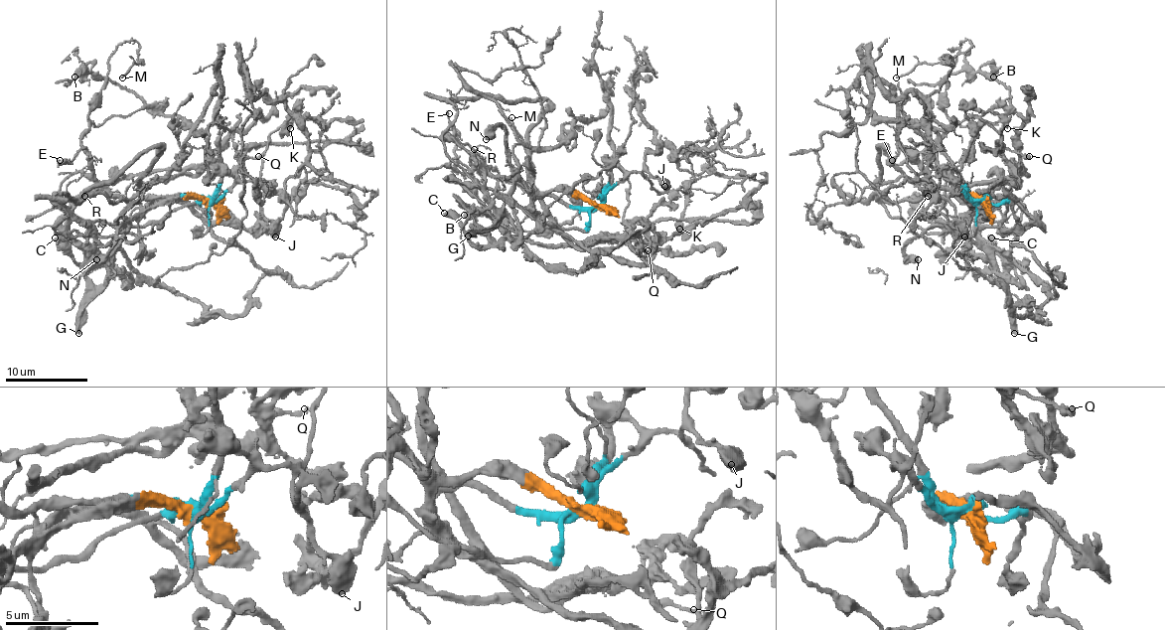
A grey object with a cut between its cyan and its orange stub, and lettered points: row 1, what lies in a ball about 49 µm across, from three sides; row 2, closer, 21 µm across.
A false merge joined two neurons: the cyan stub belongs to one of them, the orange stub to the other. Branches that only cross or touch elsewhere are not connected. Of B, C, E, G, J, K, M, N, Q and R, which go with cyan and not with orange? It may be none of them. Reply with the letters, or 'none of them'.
B, E, J, K, M, Q, R

